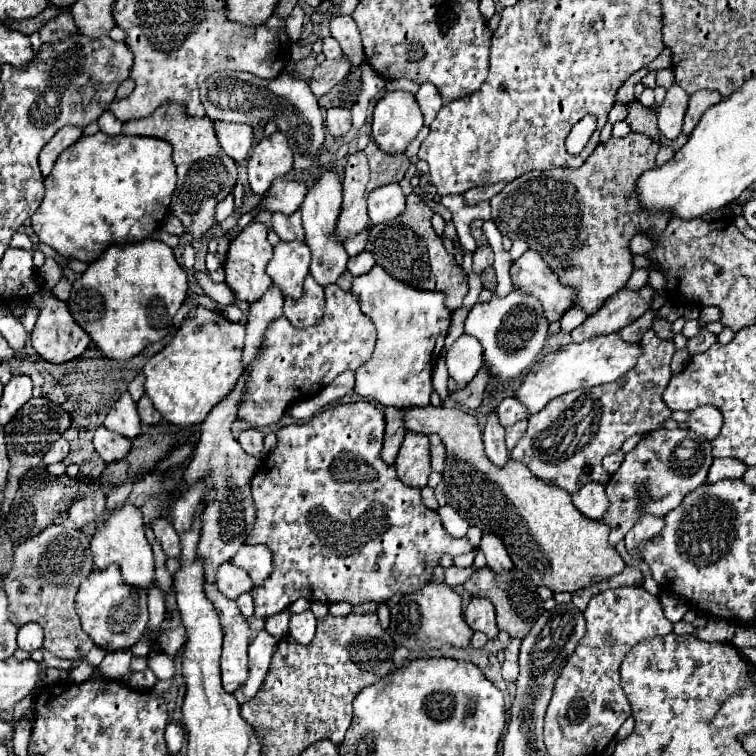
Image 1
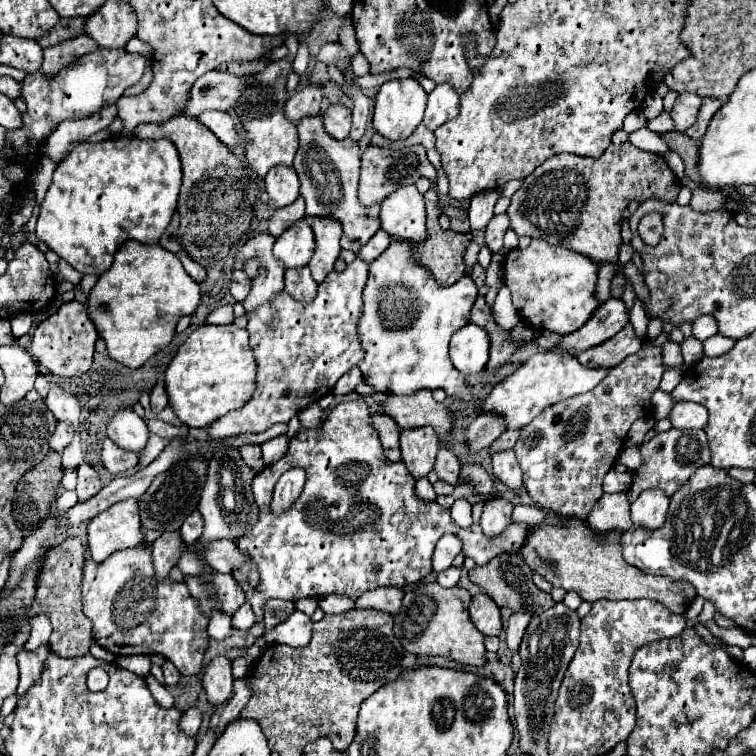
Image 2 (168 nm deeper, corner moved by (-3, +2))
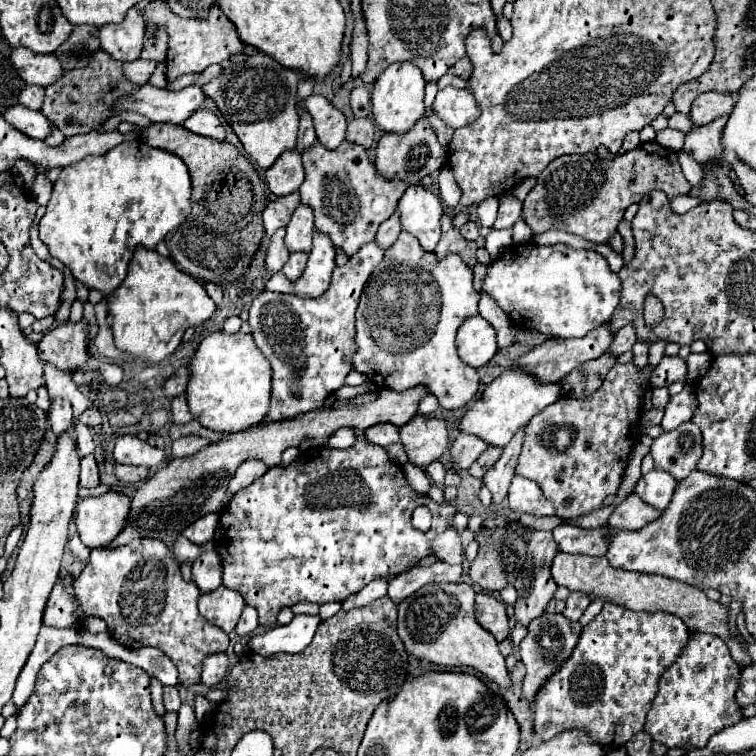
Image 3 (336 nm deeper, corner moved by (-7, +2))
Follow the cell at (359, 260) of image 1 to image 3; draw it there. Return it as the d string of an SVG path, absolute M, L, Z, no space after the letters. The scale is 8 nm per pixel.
M394 212L386 222L380 224L378 228L378 234L376 234L376 244L382 248L382 250L388 250L396 238L400 234L400 226L398 226L398 214Z

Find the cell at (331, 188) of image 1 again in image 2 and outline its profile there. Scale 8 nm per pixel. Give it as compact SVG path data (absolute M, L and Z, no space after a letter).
M312 218L312 230L316 236L316 250L308 266L312 270L312 278L320 284L334 268L334 262L342 250L340 248L342 226L332 218Z

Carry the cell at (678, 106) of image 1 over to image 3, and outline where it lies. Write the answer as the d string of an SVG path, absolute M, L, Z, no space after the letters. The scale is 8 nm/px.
M704 92L692 102L688 116L694 122L694 126L702 126L702 124L712 122L714 118L718 118L722 114L730 114L732 108L734 108L734 96Z

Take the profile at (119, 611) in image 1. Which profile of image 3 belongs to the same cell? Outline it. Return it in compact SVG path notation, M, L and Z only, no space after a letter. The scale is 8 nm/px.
M138 538L126 546L92 550L88 564L76 578L76 598L86 616L98 616L108 624L108 634L130 650L154 646L178 668L180 684L200 682L202 662L212 652L226 652L228 636L208 624L196 608L200 590L184 582L180 566L162 540Z

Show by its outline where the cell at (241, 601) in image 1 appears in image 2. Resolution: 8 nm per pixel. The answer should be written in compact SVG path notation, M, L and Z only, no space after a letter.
M244 602L232 616L232 628L236 628L236 630L248 630L254 626L254 622L256 622L254 612L248 602Z

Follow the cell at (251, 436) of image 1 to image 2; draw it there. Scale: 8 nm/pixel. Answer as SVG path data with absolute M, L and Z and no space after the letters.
M246 444L240 448L240 456L246 462L246 466L250 466L252 470L260 472L264 470L264 462L262 462L262 450L258 444Z

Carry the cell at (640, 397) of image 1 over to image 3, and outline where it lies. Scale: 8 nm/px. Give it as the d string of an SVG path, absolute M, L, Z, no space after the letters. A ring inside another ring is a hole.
M634 362L616 364L596 392L582 398L560 398L536 414L526 426L516 472L534 480L564 520L600 510L604 508L604 500L616 494L634 446L628 442L642 416L640 400L644 388L650 386L652 370L652 366L640 370ZM562 426L574 426L574 438L566 450L556 448L556 432Z

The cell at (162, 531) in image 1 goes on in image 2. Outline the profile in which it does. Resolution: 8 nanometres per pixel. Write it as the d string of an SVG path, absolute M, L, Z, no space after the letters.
M184 554L178 562L178 568L184 576L198 576L202 574L202 560L194 554Z

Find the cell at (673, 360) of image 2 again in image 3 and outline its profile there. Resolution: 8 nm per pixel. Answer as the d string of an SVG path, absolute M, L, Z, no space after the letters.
M664 356L662 362L654 368L650 384L652 386L670 386L674 382L686 384L686 372L688 366L680 356Z

